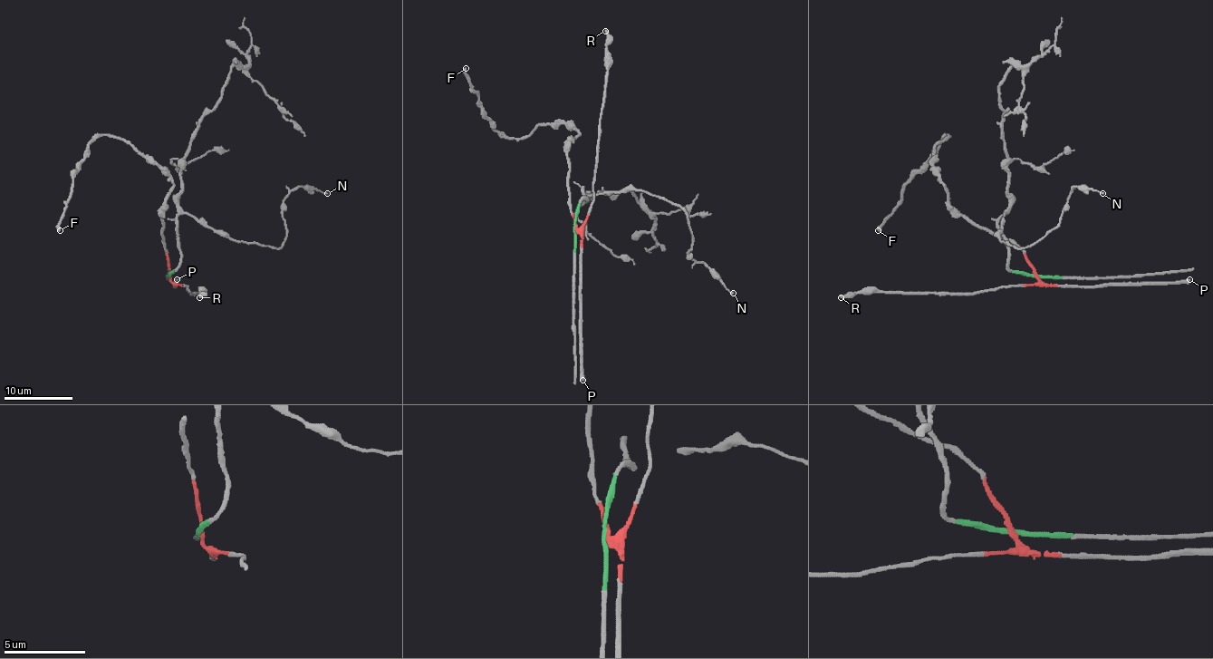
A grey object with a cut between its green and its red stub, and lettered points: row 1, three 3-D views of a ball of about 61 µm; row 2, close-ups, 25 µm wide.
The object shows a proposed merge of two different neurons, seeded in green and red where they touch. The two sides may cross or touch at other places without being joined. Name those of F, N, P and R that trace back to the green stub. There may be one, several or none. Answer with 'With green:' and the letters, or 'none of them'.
With green: N

